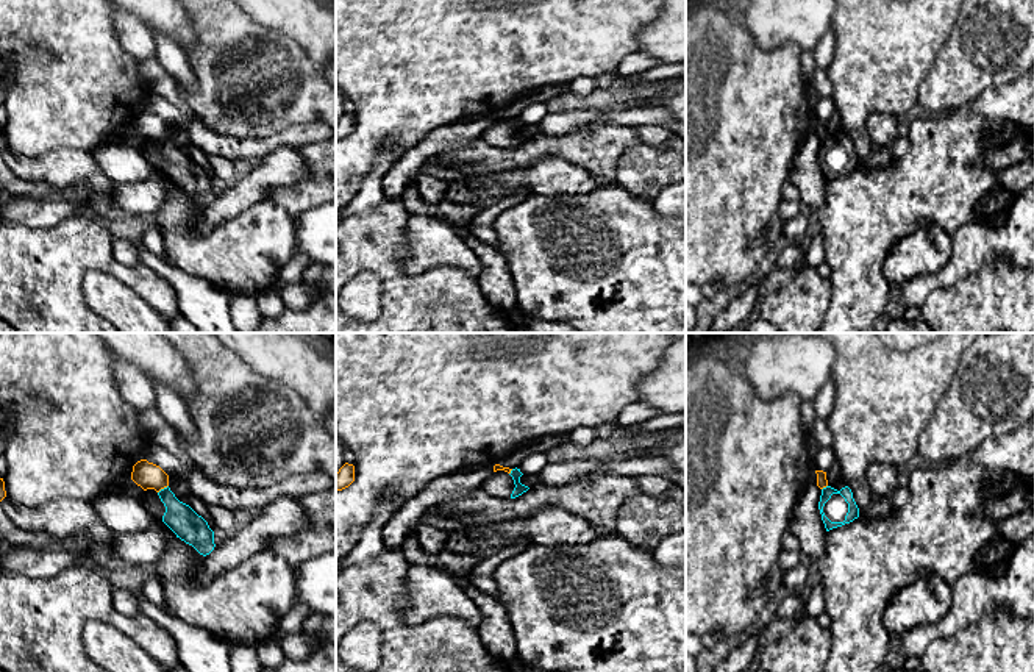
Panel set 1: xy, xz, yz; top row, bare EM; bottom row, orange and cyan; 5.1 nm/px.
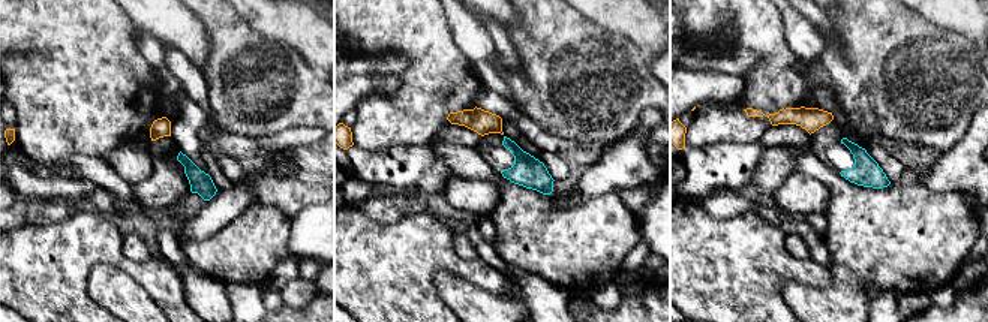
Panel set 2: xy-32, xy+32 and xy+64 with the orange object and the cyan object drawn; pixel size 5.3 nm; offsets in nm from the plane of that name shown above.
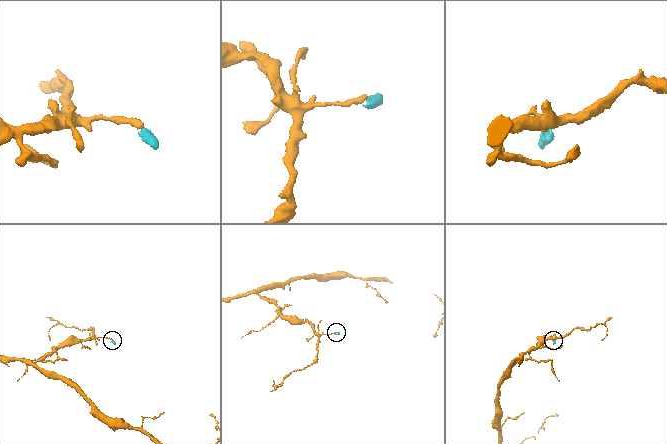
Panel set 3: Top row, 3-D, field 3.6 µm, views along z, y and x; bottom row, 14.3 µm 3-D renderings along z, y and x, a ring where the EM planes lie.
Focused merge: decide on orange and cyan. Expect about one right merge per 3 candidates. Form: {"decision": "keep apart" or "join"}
{"decision": "keep apart"}

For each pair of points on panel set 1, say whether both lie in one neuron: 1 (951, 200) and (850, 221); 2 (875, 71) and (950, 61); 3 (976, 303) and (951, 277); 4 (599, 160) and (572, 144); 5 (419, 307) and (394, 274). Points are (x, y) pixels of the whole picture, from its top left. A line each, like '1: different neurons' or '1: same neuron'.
1: same neuron
2: different neurons
3: different neurons
4: same neuron
5: same neuron

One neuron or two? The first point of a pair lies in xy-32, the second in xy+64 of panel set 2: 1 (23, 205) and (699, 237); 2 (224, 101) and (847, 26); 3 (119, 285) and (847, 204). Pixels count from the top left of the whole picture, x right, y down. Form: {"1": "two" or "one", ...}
{"1": "two", "2": "one", "3": "one"}

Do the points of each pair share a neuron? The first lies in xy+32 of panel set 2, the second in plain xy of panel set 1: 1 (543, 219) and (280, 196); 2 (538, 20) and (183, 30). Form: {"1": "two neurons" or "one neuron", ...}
{"1": "two neurons", "2": "two neurons"}

